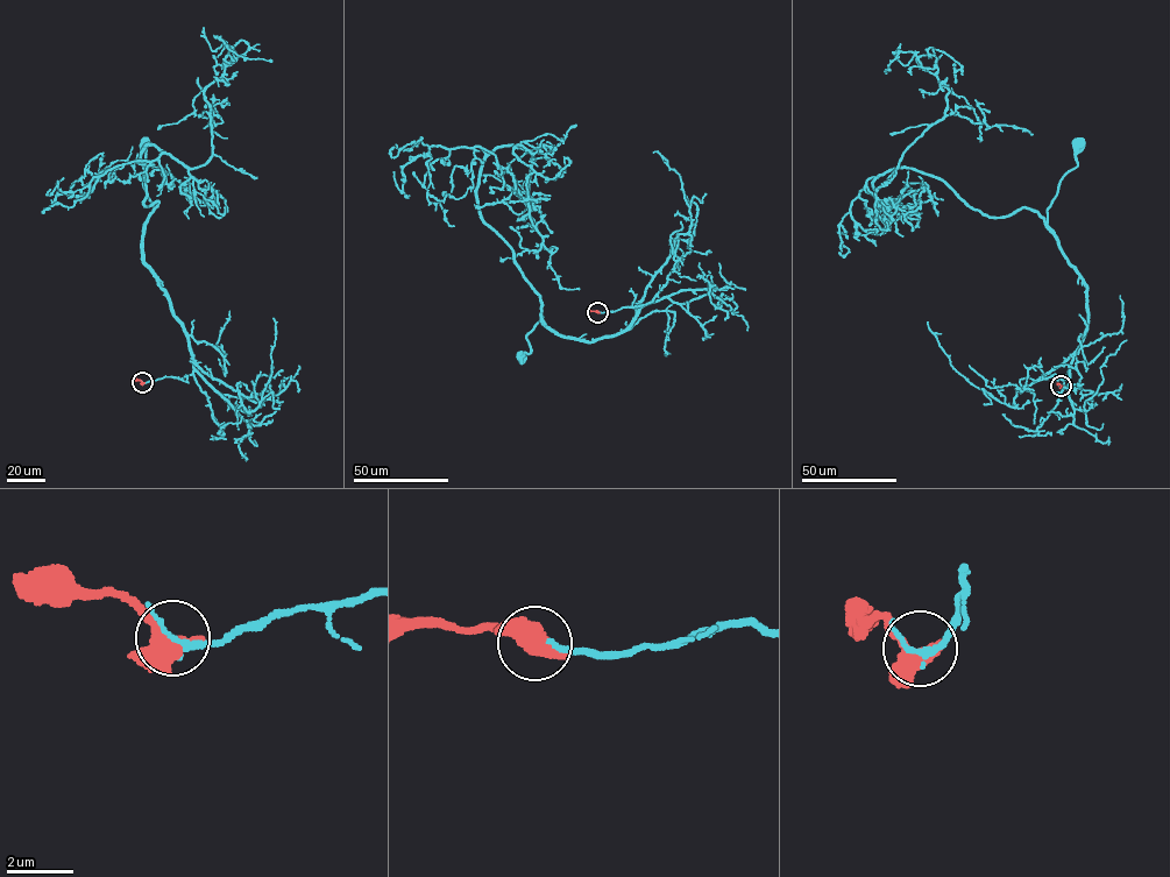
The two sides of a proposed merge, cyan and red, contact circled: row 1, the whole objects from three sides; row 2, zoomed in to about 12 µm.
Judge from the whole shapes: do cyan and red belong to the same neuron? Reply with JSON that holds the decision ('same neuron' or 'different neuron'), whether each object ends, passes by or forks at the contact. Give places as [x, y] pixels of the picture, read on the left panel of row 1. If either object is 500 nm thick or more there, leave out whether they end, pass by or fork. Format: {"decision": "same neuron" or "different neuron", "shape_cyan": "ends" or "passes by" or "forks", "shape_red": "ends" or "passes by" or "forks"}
{"decision": "different neuron", "shape_cyan": "passes by", "shape_red": "passes by"}

